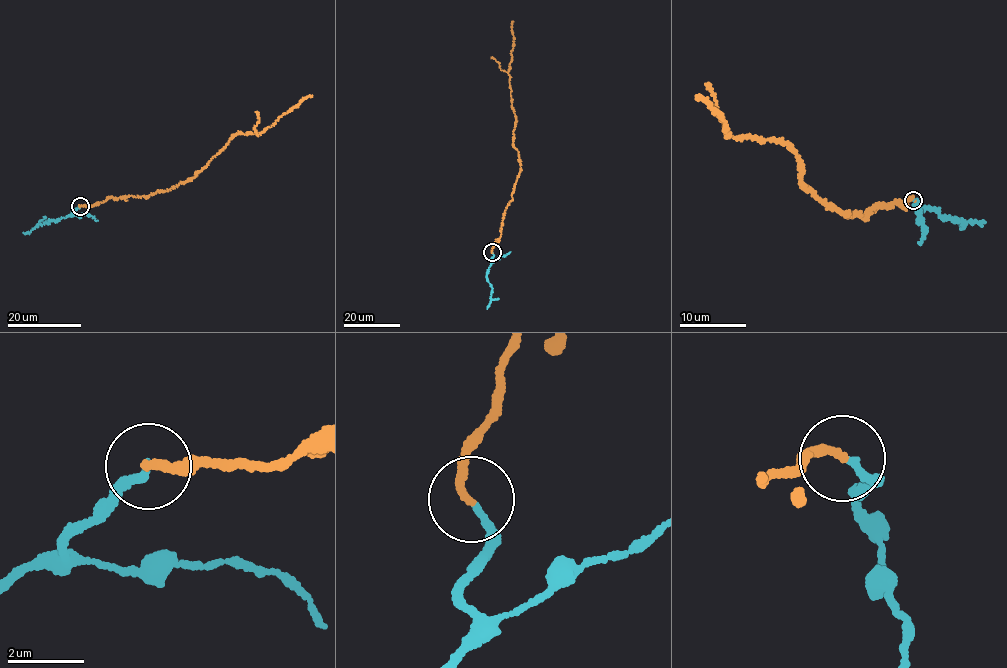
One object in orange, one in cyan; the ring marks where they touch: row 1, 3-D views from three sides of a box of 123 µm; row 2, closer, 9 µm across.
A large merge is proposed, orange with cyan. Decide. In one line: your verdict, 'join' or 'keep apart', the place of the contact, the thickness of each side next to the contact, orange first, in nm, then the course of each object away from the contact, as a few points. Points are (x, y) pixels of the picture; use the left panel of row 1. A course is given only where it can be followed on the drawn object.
join | (80, 206) | 220/190 nm | orange via (80, 206), (89, 206), (110, 197), (147, 197), (186, 182), (231, 137), (257, 134), (312, 96) | cyan via (80, 205), (71, 214), (56, 221), (51, 219), (24, 233)

